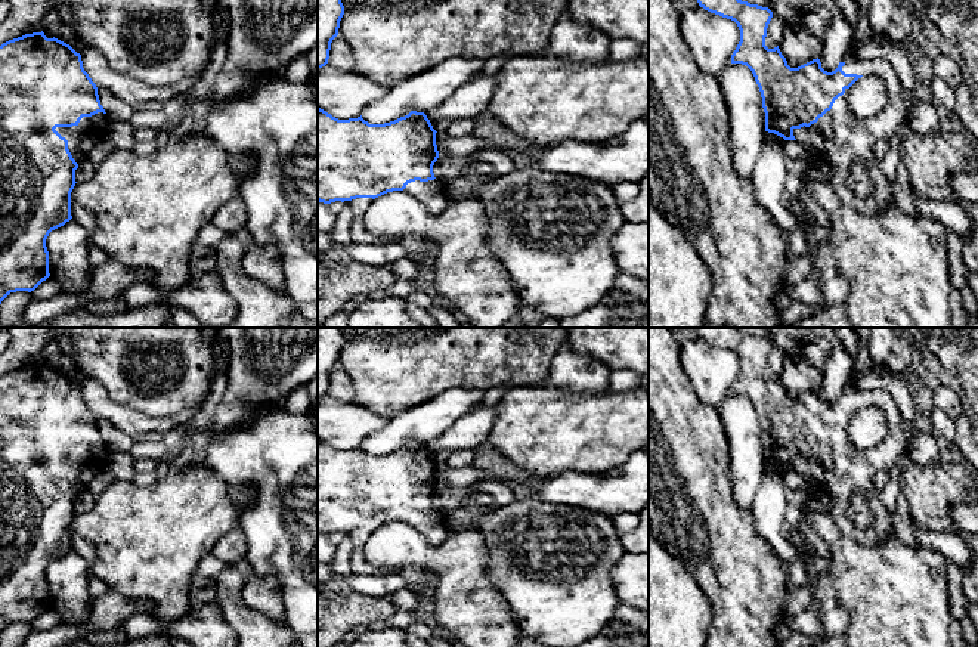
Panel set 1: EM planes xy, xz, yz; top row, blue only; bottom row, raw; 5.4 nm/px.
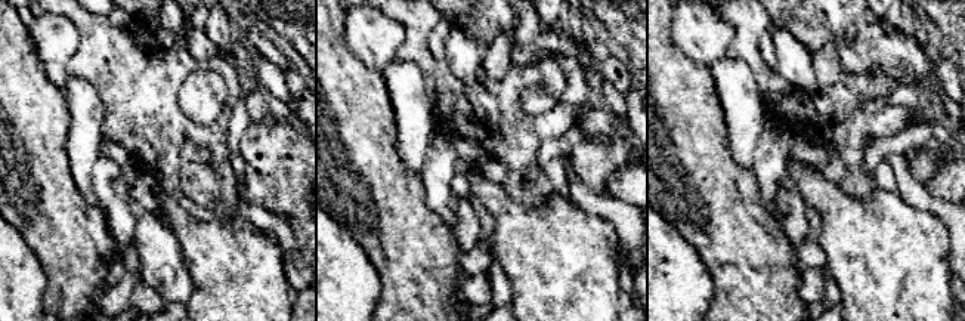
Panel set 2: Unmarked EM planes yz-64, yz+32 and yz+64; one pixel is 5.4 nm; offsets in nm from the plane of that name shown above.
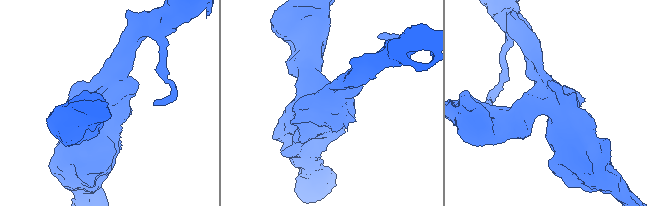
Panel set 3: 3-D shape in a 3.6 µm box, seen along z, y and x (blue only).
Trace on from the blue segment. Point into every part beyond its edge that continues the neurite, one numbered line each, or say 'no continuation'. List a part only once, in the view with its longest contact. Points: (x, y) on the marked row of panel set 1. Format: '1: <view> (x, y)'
1: xy (81, 138)

